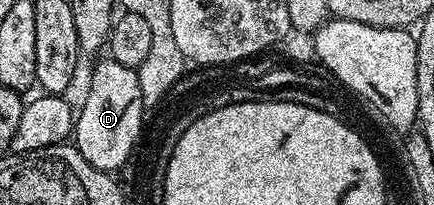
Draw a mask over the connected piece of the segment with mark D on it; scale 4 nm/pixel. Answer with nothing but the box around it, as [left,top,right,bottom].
[75,61,147,173]

